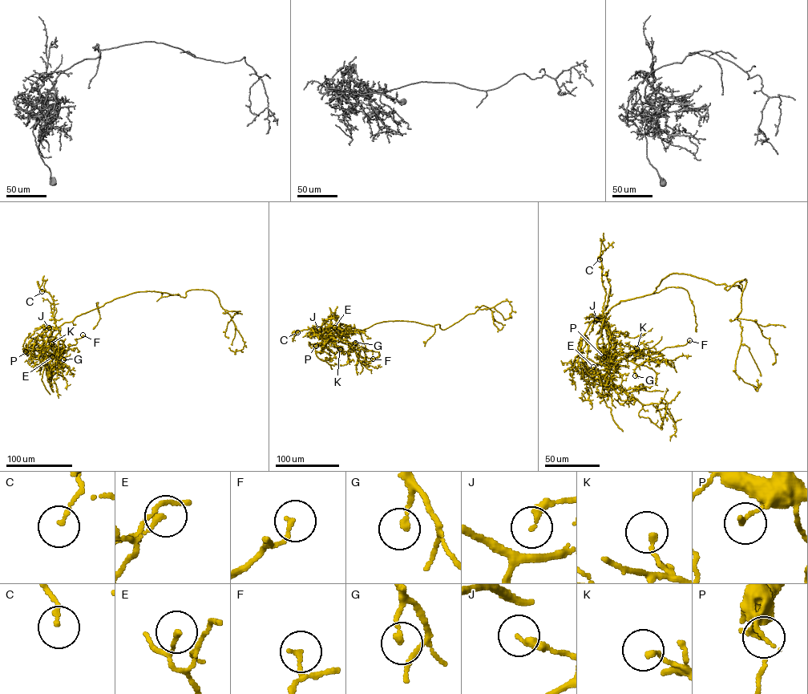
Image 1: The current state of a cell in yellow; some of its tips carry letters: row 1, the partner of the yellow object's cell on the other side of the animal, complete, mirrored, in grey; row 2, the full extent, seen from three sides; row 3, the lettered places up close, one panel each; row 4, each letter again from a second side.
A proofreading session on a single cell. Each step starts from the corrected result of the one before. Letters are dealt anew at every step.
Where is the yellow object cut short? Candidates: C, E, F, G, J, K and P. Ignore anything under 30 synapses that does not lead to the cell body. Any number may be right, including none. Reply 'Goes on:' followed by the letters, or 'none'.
Goes on: none

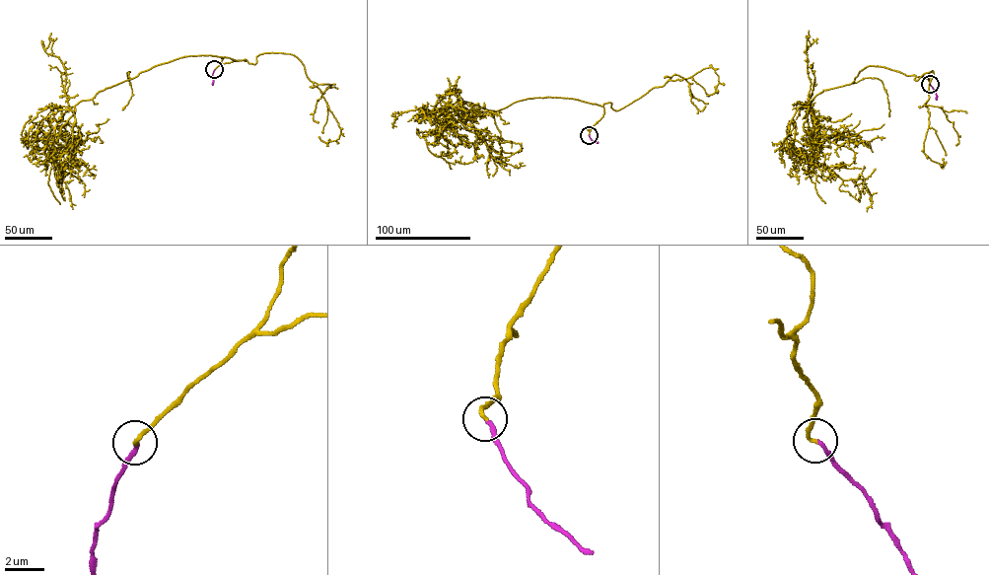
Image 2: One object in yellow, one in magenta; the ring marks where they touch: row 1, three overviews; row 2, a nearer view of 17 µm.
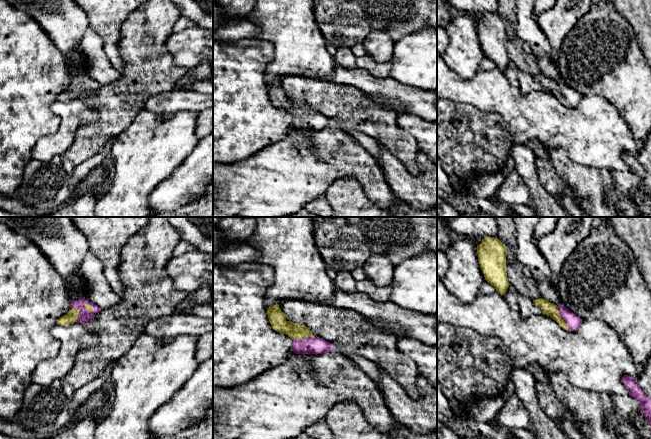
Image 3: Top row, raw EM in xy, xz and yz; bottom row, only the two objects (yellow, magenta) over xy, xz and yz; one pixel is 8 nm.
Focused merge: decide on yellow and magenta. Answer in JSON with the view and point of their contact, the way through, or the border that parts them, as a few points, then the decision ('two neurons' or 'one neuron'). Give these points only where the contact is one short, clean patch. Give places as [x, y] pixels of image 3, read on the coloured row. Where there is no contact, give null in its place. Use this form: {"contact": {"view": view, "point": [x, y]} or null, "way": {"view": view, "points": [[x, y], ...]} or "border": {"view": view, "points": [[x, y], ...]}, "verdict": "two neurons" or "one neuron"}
{"contact": {"view": "yz", "point": [561, 318]}, "way": {"view": "yz", "points": [[548, 308], [561, 318], [573, 321]]}, "verdict": "one neuron"}

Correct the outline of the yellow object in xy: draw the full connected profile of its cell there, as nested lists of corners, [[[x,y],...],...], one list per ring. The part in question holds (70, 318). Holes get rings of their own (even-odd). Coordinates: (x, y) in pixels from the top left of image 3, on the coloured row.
[[[85,298],[73,300],[68,313],[60,317],[57,320],[57,324],[68,326],[76,322],[88,325],[89,320],[94,317],[94,314],[101,310],[100,307]]]

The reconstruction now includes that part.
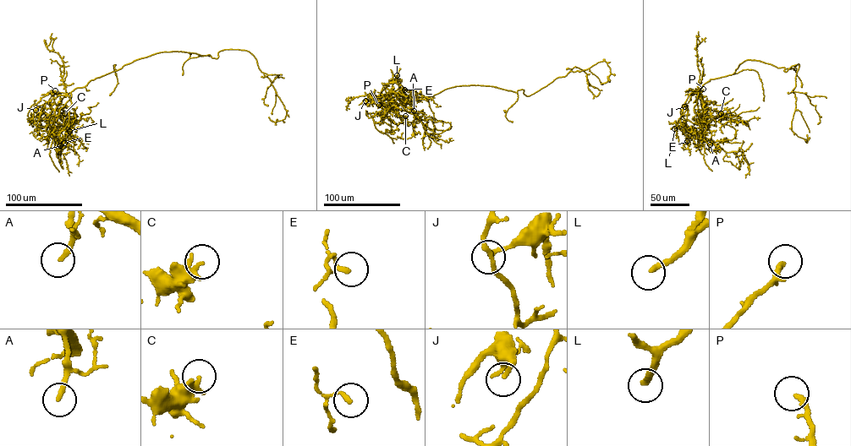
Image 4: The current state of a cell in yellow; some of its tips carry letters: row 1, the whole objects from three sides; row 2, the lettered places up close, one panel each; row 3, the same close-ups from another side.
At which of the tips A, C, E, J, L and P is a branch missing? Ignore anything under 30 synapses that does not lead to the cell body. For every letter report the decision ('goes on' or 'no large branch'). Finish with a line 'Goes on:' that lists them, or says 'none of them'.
A: goes on
C: no large branch
E: no large branch
J: no large branch
L: goes on
P: goes on
Goes on: A, L, P

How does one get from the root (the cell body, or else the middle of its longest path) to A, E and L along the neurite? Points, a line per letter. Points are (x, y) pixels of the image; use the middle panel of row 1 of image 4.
A: (449, 88), (429, 96), (399, 88), (388, 95), (393, 103), (414, 111)
E: (449, 88), (429, 96), (399, 88), (387, 93), (385, 89), (395, 79), (392, 91), (404, 89)
L: (449, 88), (430, 96), (399, 88), (387, 93), (385, 88), (397, 75)

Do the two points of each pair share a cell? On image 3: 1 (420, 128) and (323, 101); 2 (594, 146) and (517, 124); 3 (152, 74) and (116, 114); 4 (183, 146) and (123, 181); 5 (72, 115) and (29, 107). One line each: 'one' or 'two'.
1: two
2: one
3: one
4: one
5: two

